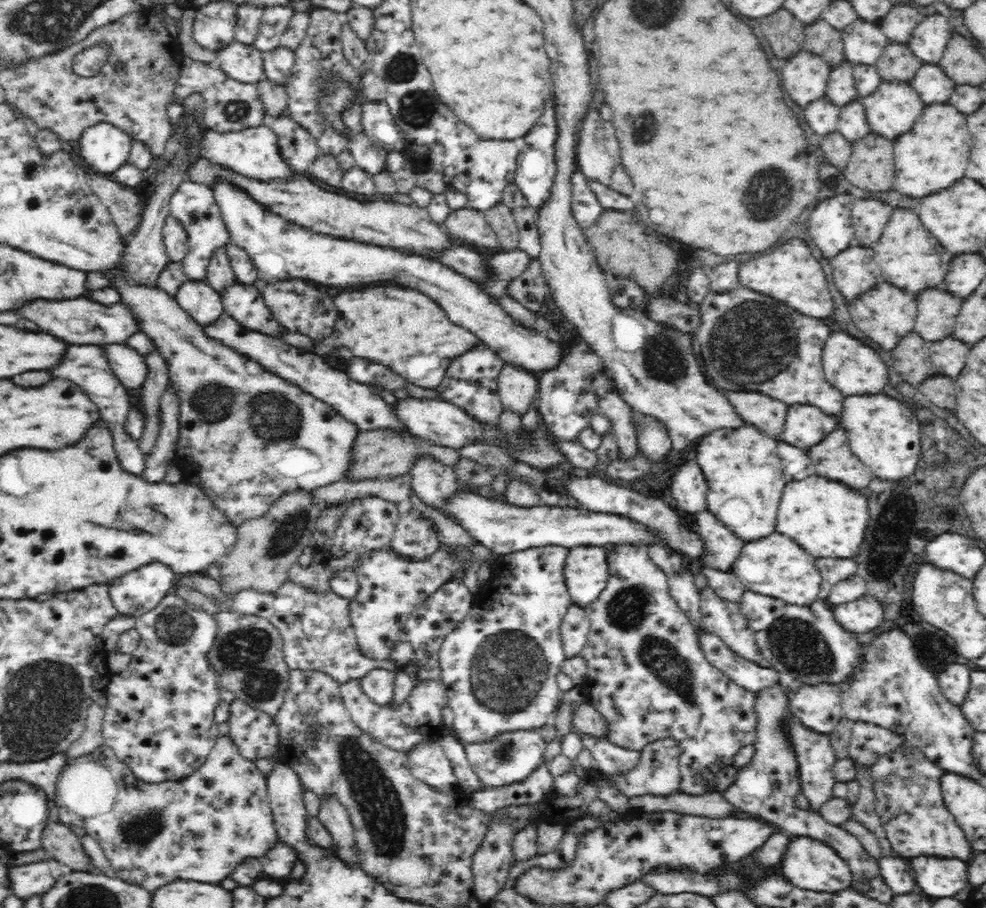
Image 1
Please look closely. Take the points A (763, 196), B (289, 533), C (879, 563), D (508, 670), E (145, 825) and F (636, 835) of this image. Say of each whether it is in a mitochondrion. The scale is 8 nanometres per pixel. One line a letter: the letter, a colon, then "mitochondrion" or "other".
A: mitochondrion
B: mitochondrion
C: other
D: mitochondrion
E: mitochondrion
F: other

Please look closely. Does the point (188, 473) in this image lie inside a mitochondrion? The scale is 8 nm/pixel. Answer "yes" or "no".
no

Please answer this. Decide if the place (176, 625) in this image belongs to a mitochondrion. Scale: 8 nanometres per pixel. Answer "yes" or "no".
yes

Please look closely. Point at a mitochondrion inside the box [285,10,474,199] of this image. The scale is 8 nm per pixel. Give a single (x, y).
(417, 107)

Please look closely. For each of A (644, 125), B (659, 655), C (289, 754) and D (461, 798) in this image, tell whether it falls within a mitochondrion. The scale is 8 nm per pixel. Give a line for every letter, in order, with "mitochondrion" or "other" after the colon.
A: mitochondrion
B: mitochondrion
C: other
D: other

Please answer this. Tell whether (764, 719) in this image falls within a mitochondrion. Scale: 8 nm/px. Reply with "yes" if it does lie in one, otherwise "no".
no

